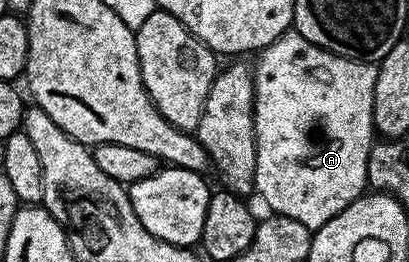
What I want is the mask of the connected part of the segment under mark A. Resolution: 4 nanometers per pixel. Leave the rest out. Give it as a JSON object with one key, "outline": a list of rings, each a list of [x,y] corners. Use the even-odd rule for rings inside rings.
{"outline":[[[288,30],[257,56],[254,73],[254,190],[273,214],[292,217],[300,225],[317,229],[332,221],[367,190],[368,153],[376,142],[372,93],[376,93],[377,63],[340,57],[312,45],[299,31]]]}

